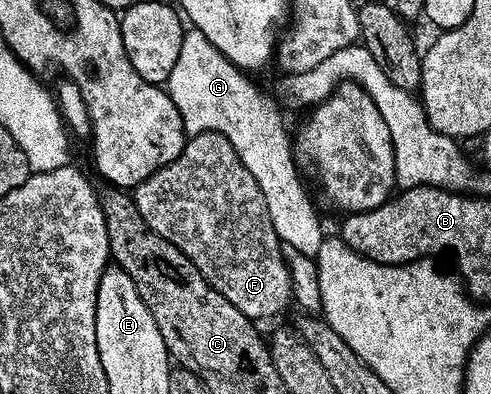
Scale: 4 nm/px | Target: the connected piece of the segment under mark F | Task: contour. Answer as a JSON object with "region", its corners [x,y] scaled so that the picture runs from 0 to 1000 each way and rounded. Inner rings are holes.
{"region":[[[415,335],[403,345],[385,345],[377,358],[377,378],[340,421],[316,431],[308,452],[293,457],[267,487],[283,543],[291,543],[291,563],[316,584],[348,624],[356,624],[401,678],[401,688],[422,706],[422,716],[470,777],[495,787],[509,812],[532,817],[538,802],[556,802],[591,777],[597,761],[595,701],[587,670],[572,642],[574,609],[564,602],[552,548],[544,538],[542,505],[519,462],[517,444],[487,411],[487,391],[454,340]]]}

